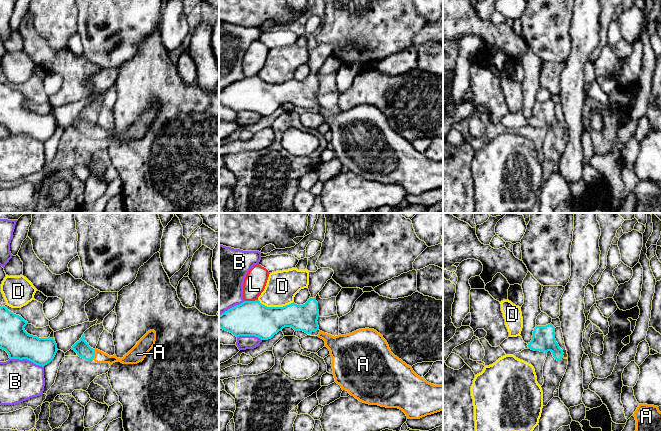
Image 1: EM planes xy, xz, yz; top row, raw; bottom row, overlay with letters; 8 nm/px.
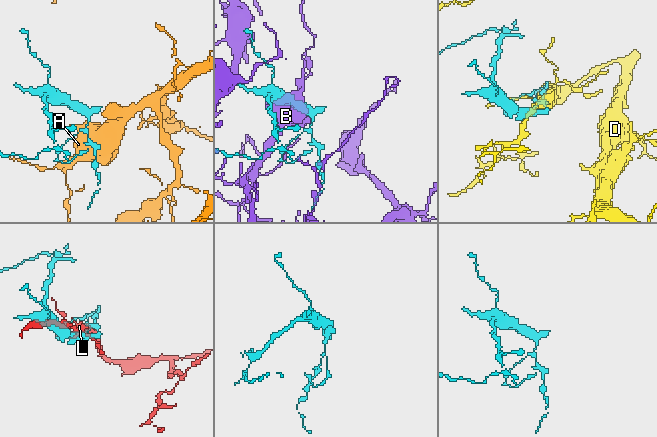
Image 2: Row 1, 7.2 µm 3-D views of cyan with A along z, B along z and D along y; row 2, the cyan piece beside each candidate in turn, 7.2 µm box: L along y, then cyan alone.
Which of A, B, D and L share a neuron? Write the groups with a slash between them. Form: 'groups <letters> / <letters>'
groups A / B / D / L

